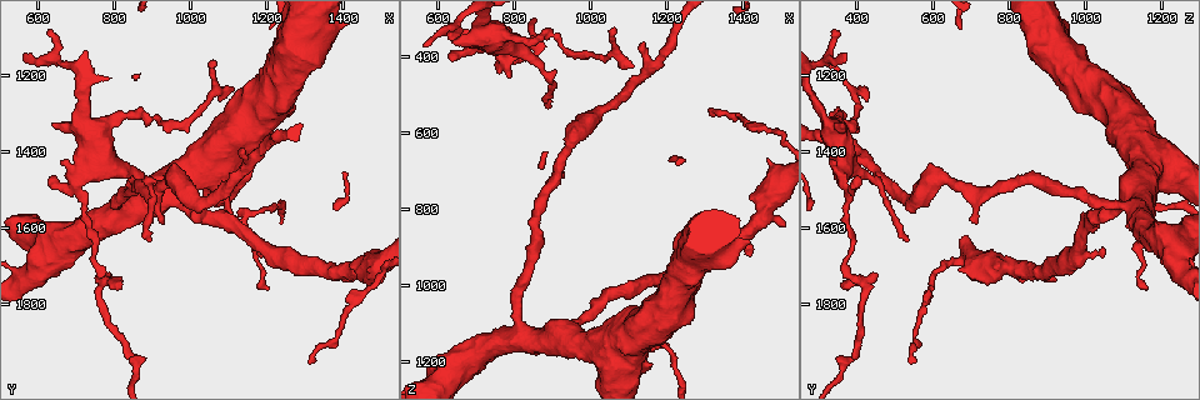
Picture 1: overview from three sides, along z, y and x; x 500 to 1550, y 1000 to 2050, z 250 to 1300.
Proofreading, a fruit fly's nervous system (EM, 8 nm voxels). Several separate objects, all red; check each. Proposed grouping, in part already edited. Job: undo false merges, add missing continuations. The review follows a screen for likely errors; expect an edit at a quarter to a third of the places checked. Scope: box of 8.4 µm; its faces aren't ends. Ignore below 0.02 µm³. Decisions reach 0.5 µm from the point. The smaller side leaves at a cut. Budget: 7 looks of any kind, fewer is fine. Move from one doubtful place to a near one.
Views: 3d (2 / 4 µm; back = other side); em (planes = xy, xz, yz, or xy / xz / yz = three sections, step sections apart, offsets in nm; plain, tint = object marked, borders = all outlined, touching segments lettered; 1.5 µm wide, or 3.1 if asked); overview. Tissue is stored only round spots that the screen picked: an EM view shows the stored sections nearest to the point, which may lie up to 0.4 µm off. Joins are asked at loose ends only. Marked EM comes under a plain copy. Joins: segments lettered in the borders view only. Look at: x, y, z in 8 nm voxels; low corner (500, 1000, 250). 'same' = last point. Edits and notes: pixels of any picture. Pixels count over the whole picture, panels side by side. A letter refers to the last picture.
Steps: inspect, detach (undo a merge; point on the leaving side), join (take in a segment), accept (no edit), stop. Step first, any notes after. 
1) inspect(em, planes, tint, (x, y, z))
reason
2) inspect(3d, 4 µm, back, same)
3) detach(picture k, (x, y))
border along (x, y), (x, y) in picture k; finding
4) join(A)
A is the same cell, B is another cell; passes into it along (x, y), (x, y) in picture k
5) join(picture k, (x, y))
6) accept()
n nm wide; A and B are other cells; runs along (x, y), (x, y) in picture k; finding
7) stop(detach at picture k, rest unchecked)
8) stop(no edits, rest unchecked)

inspect(em, yz, step 4, tint, (820, 1545, 1105))
thin arm on a thick one

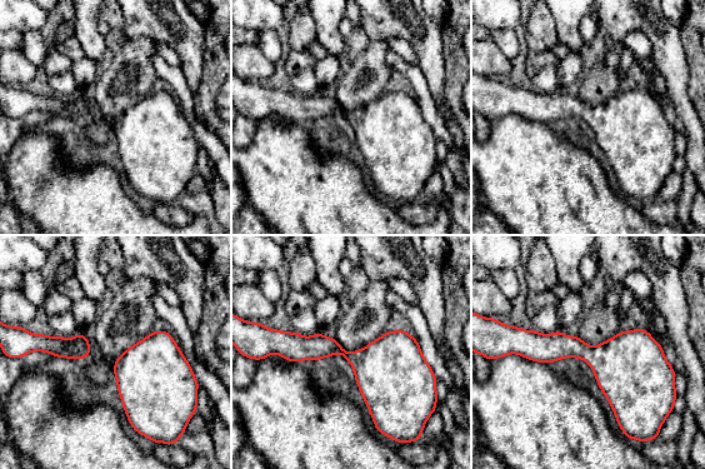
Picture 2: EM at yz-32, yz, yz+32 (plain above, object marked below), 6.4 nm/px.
inspect(em, planes, tint, same)
another direction

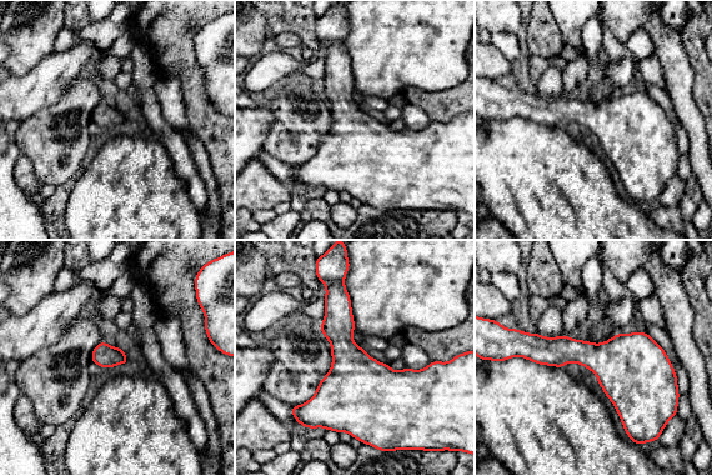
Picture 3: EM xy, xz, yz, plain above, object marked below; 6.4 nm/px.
inspect(em, planes, borders, same)
see the neighbours

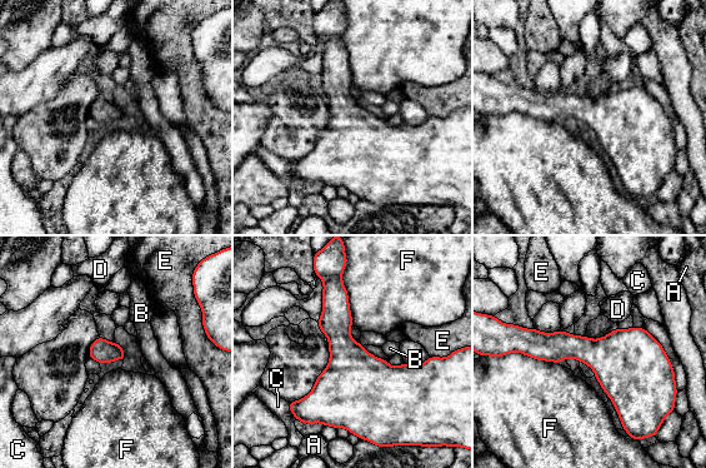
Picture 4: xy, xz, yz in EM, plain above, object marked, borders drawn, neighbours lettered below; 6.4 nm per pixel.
accept()
A, B, C, D, E and F are other cells; border along (343, 269), (352, 324) in picture 4; one neuron here

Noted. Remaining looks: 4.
inspect(3d, 2 µm, (640, 1470, 410))
branch stops here

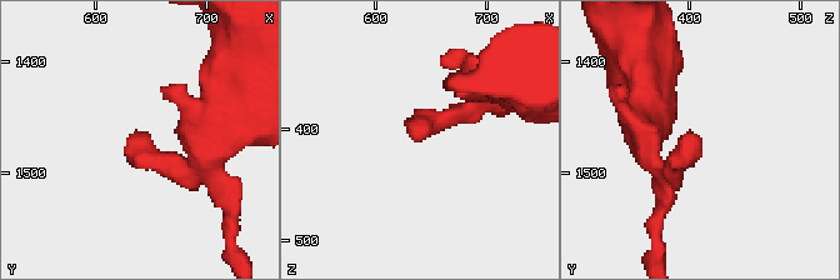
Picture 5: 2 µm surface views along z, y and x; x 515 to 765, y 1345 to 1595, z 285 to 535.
inspect(em, planes, borders, (634, 1462, 410))

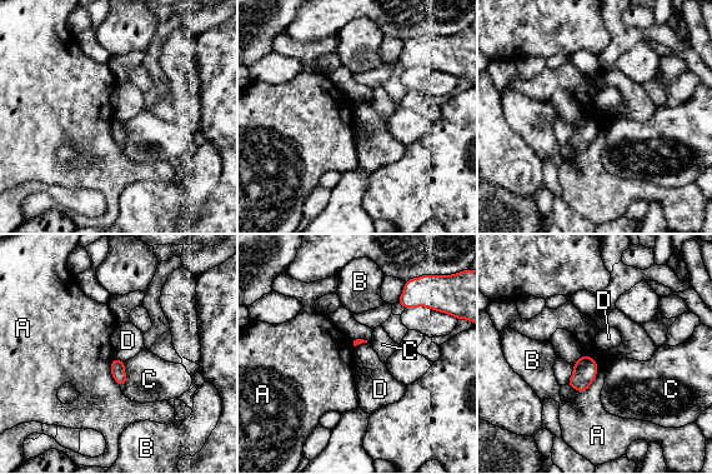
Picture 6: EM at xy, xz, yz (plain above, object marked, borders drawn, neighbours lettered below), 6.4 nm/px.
accept()
A touches over 260 nm; A, B, C and D are other cells; border along (590, 355), (597, 374), (578, 394) in picture 6; none of them fits

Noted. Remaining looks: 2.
inspect(em, planes, borders, (1065, 1160, 325))
branch stops here

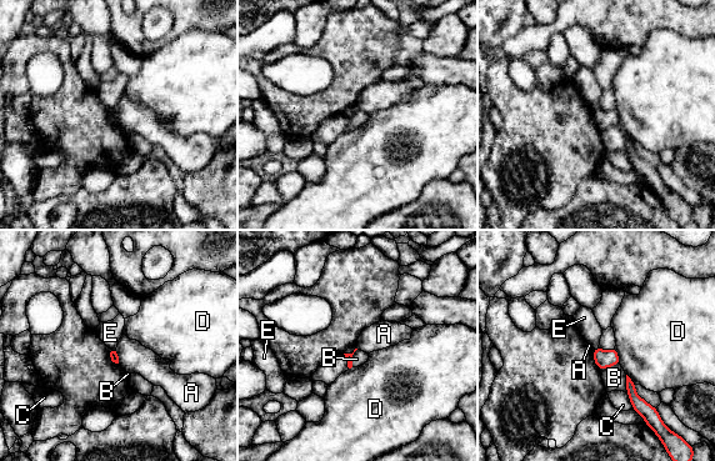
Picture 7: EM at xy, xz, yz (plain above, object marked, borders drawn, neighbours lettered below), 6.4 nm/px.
accept()
B touches over 130 nm; A, B, C, D and E are other cells; no lettered segment goes on from it

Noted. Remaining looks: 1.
stop(no edits, rest unchecked)

